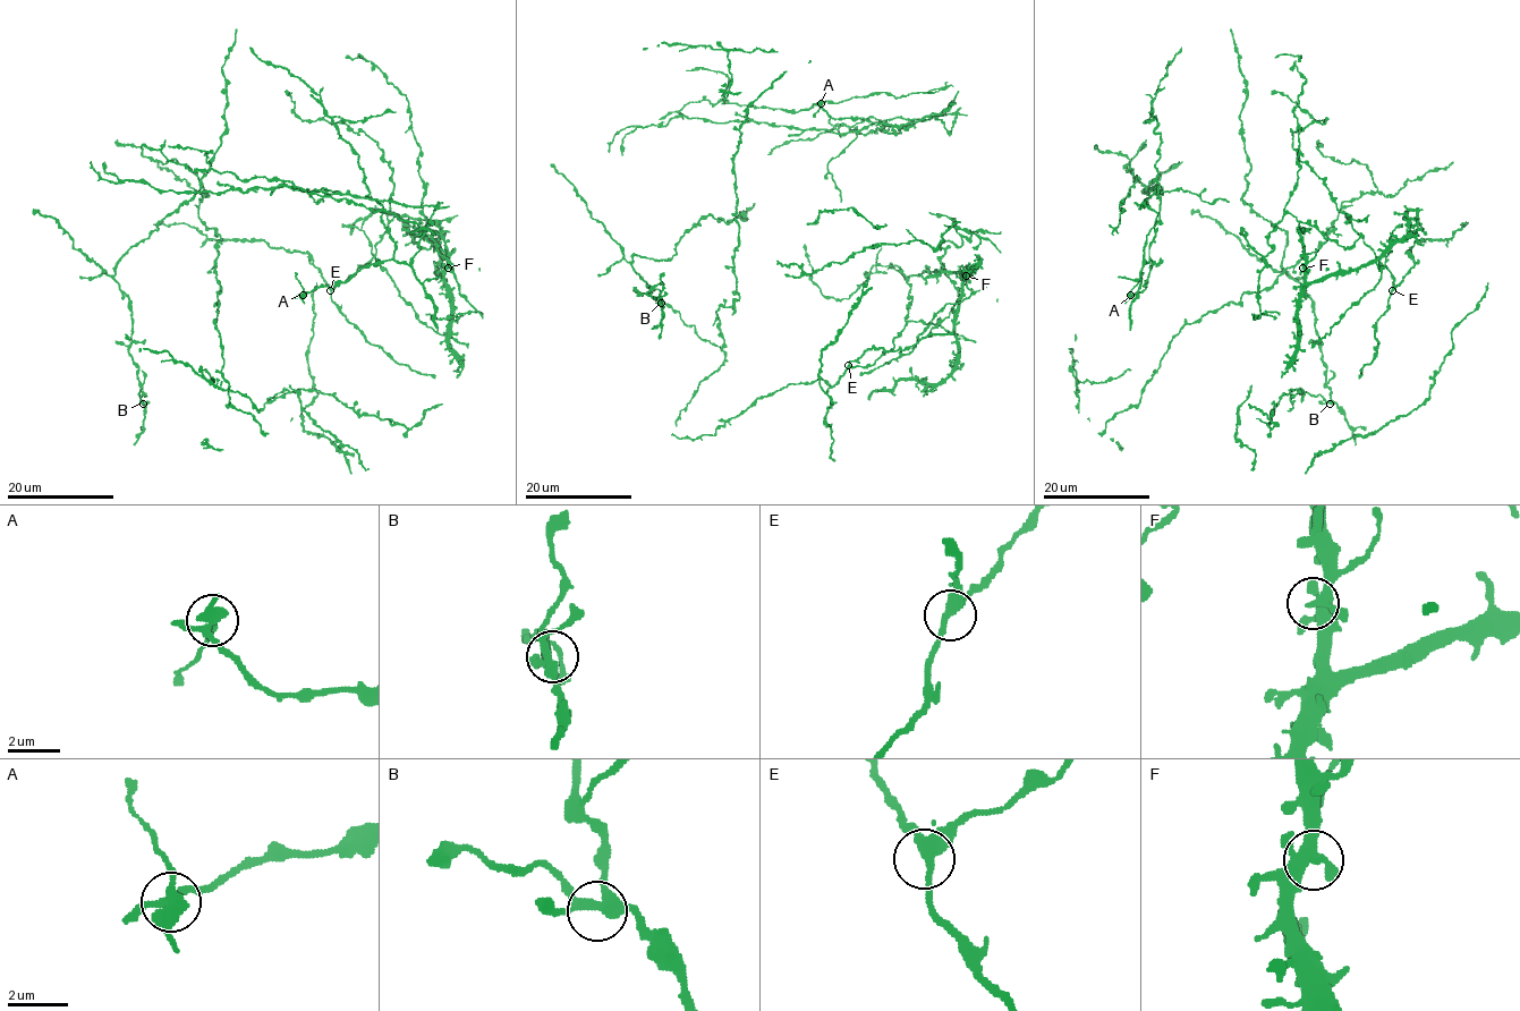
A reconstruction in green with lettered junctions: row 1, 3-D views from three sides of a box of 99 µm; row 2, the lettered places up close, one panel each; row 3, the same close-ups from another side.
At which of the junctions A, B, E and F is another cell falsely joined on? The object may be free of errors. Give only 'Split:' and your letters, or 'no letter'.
Split: A

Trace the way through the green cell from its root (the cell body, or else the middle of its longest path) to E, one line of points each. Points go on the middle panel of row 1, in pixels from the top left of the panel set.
E: (855, 290), (875, 265), (898, 266), (909, 285), (911, 304), (906, 326), (890, 350), (871, 365), (848, 365)

